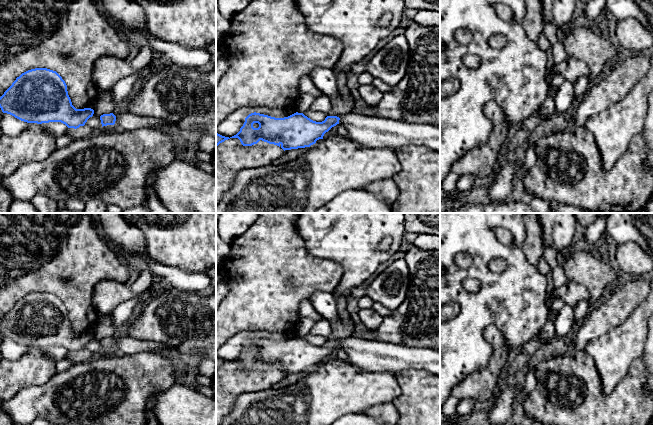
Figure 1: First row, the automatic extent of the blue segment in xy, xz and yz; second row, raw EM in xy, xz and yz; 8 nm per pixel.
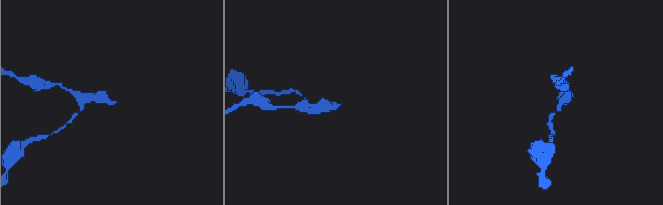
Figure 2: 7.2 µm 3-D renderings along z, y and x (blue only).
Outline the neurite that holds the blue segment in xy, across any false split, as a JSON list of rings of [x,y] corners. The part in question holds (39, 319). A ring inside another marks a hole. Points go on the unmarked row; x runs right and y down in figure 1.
[[[47,292],[31,293],[17,301],[0,321],[0,332],[27,347],[61,346],[74,353],[94,338],[91,332],[76,333],[65,305]]]

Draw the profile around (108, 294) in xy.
[[[149,269],[141,272],[137,280],[128,285],[114,280],[100,281],[94,289],[93,306],[99,316],[110,314],[120,303],[145,292],[155,279]]]

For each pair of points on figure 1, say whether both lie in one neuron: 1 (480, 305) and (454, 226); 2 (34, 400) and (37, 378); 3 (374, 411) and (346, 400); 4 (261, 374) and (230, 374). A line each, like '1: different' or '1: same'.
1: same
2: different
3: different
4: same

